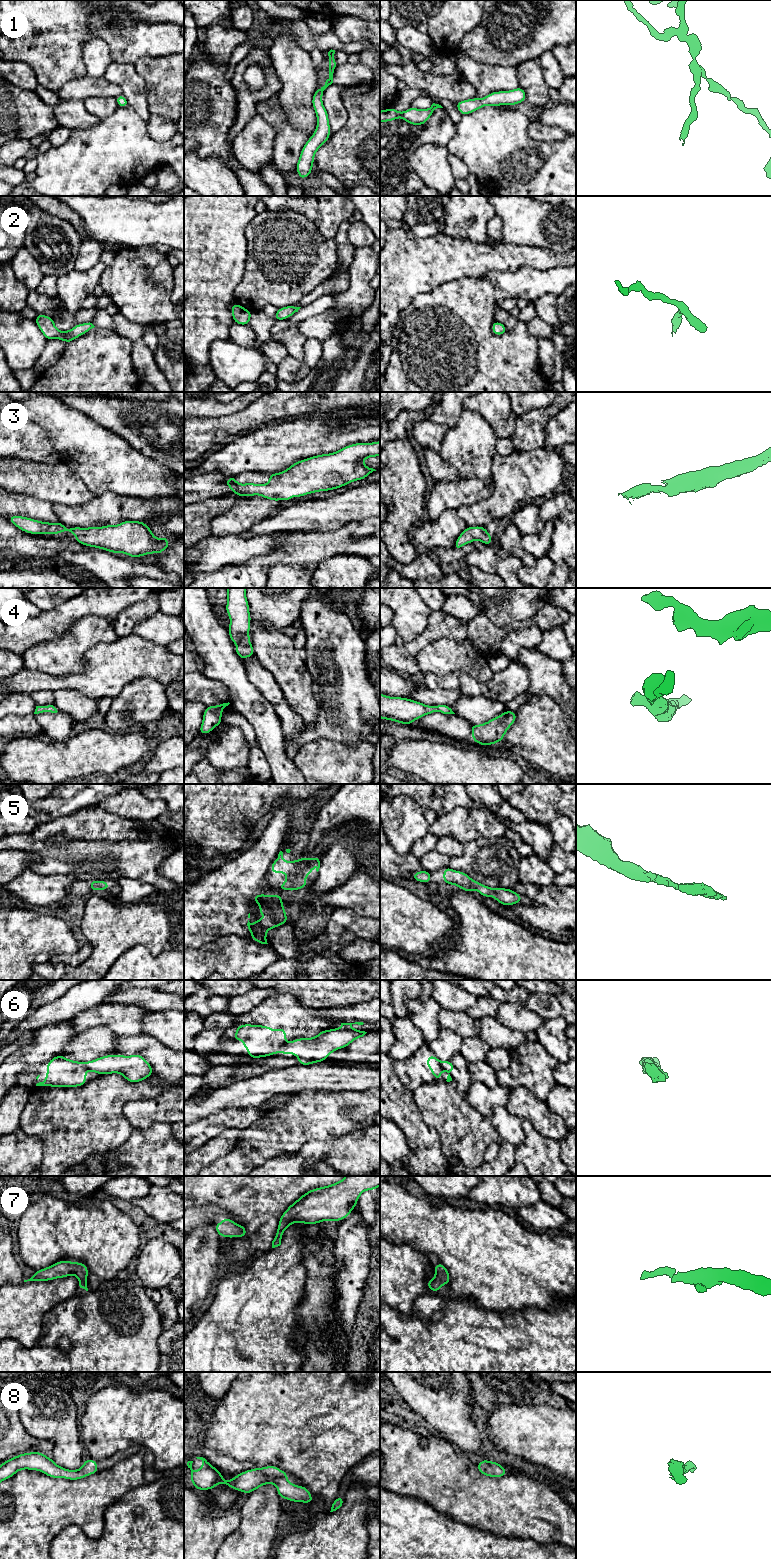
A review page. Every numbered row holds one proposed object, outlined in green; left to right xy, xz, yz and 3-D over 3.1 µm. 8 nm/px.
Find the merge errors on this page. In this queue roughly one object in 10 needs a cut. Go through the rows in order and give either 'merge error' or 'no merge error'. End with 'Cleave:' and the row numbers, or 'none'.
1: no merge error
2: no merge error
3: no merge error
4: no merge error
5: no merge error
6: merge error
7: no merge error
8: no merge error
Cleave: 6

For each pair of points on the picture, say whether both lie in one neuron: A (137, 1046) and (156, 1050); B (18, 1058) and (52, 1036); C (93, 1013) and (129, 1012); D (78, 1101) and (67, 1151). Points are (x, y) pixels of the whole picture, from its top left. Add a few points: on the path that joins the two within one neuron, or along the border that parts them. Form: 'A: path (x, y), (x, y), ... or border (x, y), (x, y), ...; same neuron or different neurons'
A: path (142, 1046), (148, 1046), (151, 1049); same neuron
B: path (26, 1056), (36, 1052), (44, 1044); same neuron
C: path (102, 1013), (120, 1013); same neuron
D: path (78, 1113), (78, 1119), (71, 1127), (68, 1139); same neuron

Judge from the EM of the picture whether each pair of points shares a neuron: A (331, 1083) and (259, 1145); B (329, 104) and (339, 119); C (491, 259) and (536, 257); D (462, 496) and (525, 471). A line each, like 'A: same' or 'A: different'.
A: different
B: same
C: same
D: different

